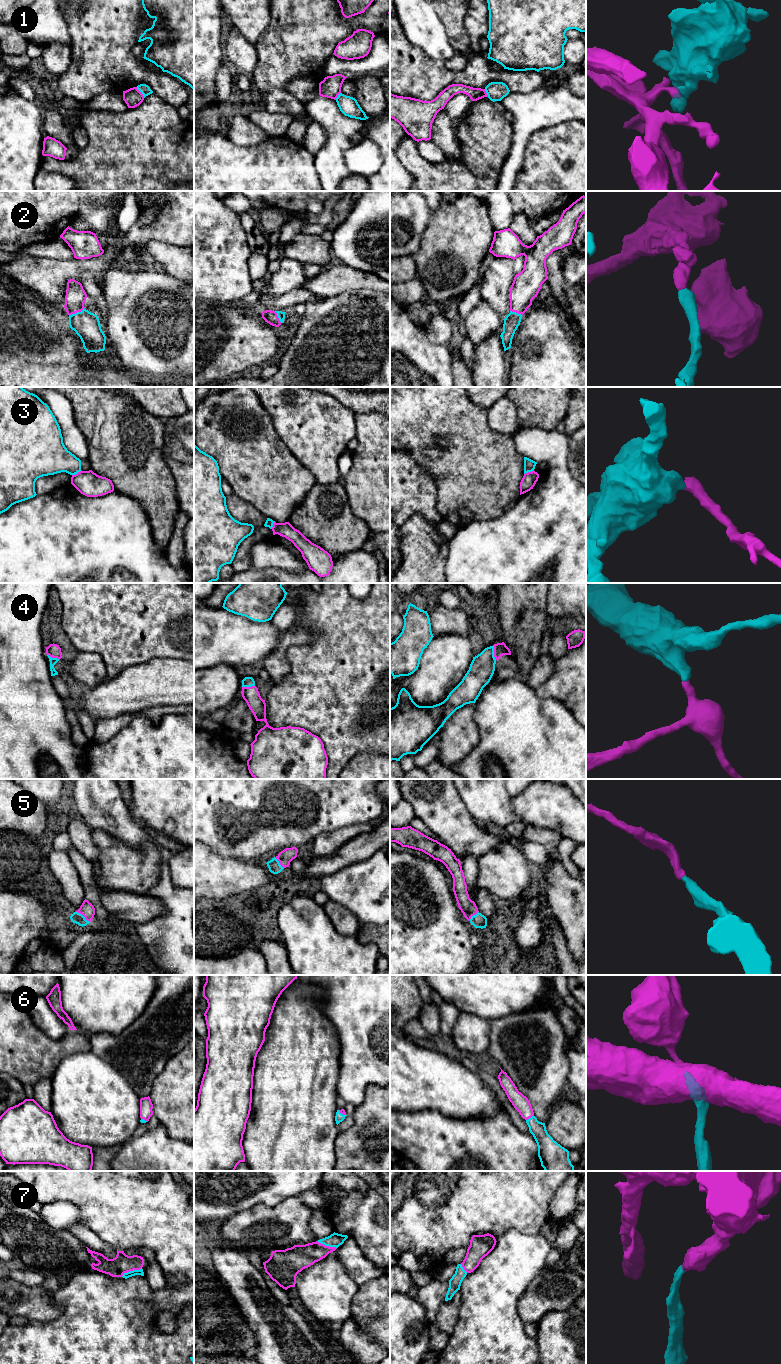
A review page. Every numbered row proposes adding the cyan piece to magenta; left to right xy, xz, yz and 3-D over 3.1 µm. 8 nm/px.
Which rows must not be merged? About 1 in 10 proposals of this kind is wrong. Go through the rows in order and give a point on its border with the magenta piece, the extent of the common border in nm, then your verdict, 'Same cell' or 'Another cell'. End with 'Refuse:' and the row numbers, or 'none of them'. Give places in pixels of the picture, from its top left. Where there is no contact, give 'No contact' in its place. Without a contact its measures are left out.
1: Touches magenta at xy (140, 92). Shared border 110 nm. Same cell
2: Touches magenta at xy (76, 312). Shared border 140 nm. Same cell
3: Touches magenta at yz (528, 472). Shared border 90 nm. Another cell
4: Touches magenta at yz (494, 652). Shared border 120 nm. Same cell
5: Touches magenta at xy (83, 915). Shared border 150 nm. Same cell
6: Touches magenta at yz (529, 1117). Shared border 80 nm. Same cell
7: Touches magenta at xy (131, 1270). Shared border 180 nm. Same cell
Refuse: 3

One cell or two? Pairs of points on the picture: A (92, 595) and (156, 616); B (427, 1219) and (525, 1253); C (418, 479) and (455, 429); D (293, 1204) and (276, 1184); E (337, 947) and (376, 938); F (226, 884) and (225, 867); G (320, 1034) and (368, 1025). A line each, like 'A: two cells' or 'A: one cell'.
A: one cell
B: two cells
C: two cells
D: two cells
E: two cells
F: one cell
G: two cells

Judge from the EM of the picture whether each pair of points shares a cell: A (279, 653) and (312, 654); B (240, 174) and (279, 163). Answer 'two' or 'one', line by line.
A: two
B: one

